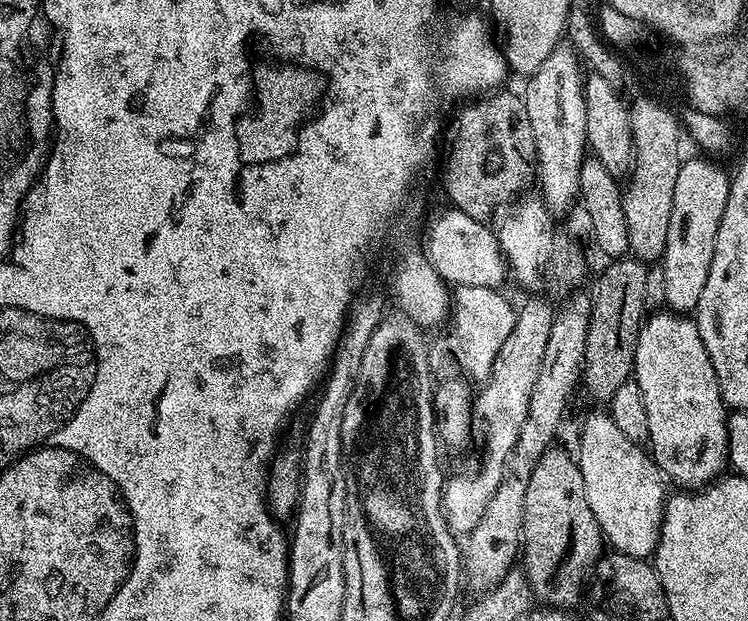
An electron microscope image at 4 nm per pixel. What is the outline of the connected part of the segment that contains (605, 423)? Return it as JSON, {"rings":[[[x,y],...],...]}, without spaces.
{"rings":[[[596,412],[593,416],[586,417],[580,428],[578,463],[582,470],[582,482],[586,482],[586,502],[590,502],[590,510],[594,510],[594,518],[604,534],[605,541],[611,547],[613,544],[615,551],[621,556],[651,557],[660,537],[666,499],[665,477],[651,455],[639,443],[626,438],[608,414]]]}

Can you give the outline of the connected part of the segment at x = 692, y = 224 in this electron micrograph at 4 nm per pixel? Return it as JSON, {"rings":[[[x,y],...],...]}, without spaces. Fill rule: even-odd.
{"rings":[[[712,158],[701,159],[685,159],[678,170],[678,178],[674,182],[674,206],[670,206],[670,230],[666,230],[666,250],[662,257],[662,267],[665,272],[663,303],[671,311],[681,314],[695,313],[698,298],[702,298],[706,278],[710,275],[710,262],[714,262],[714,242],[718,242],[718,226],[722,222],[722,214],[726,210],[732,185],[729,173],[724,173],[724,168],[720,165],[723,163]]]}

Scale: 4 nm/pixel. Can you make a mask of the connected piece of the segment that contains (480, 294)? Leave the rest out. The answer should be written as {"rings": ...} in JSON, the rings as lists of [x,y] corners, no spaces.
{"rings":[[[464,286],[457,287],[452,296],[450,318],[454,324],[446,338],[446,346],[455,362],[464,370],[463,375],[473,376],[477,382],[488,379],[494,358],[516,321],[517,311],[502,293],[503,291],[494,288]]]}

